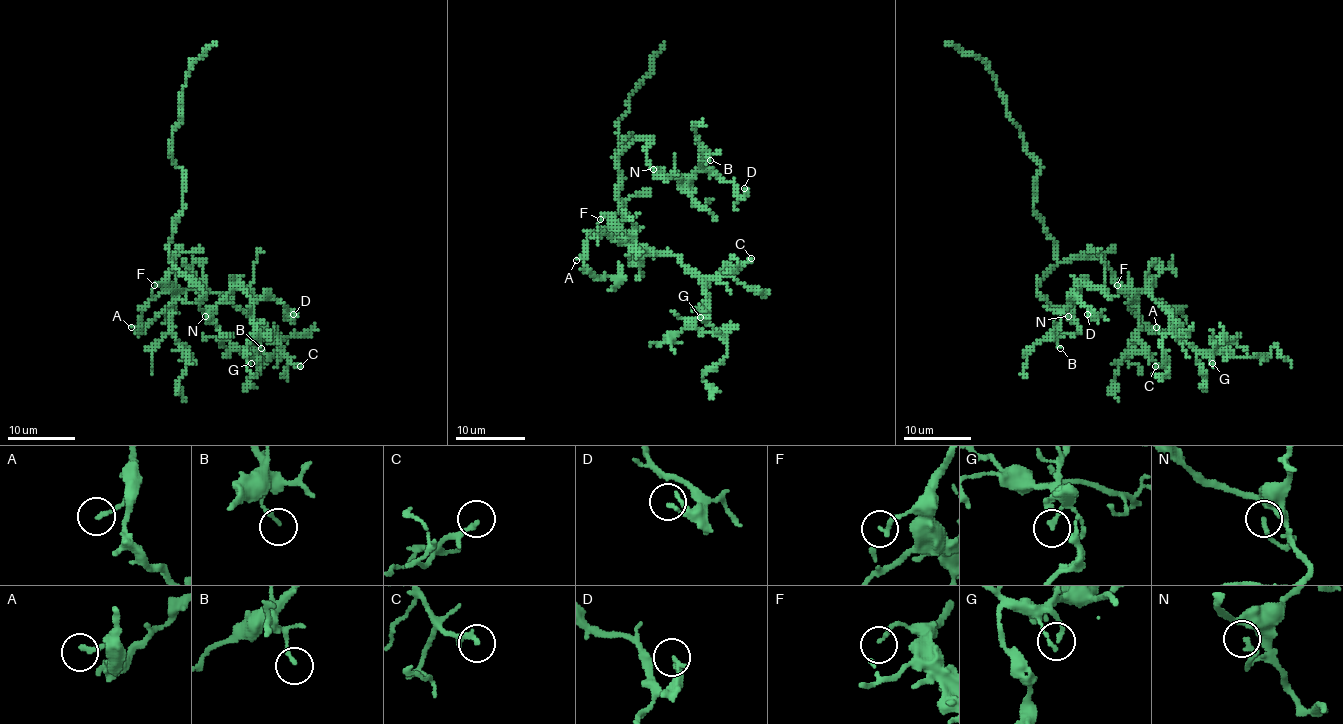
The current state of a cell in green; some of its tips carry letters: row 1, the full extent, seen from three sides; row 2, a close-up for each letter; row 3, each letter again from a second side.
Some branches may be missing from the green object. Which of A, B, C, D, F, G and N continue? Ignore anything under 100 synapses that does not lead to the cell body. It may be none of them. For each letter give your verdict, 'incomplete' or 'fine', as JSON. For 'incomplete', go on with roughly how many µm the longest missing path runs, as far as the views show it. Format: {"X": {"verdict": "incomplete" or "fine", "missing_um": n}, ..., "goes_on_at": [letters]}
{"A": {"verdict": "fine"}, "B": {"verdict": "fine"}, "C": {"verdict": "incomplete", "missing_um": 25}, "D": {"verdict": "fine"}, "F": {"verdict": "fine"}, "G": {"verdict": "fine"}, "N": {"verdict": "fine"}, "goes_on_at": ["C"]}

